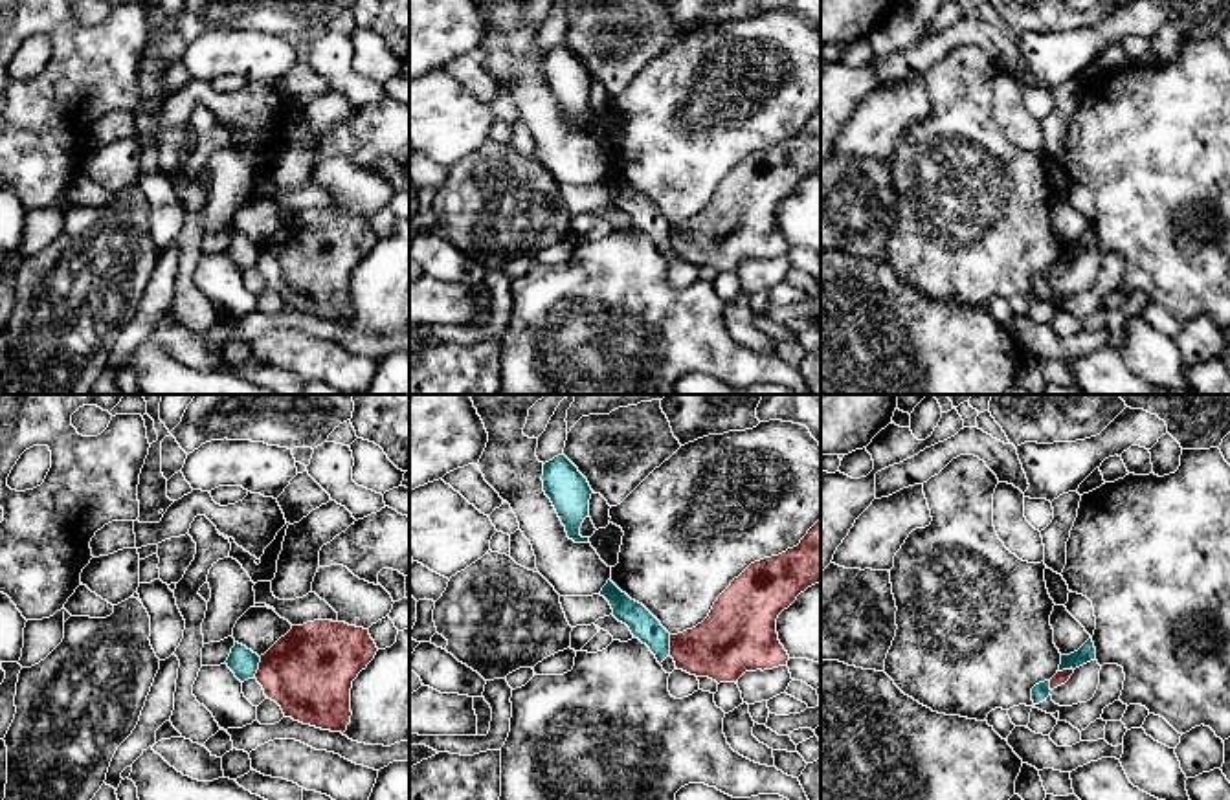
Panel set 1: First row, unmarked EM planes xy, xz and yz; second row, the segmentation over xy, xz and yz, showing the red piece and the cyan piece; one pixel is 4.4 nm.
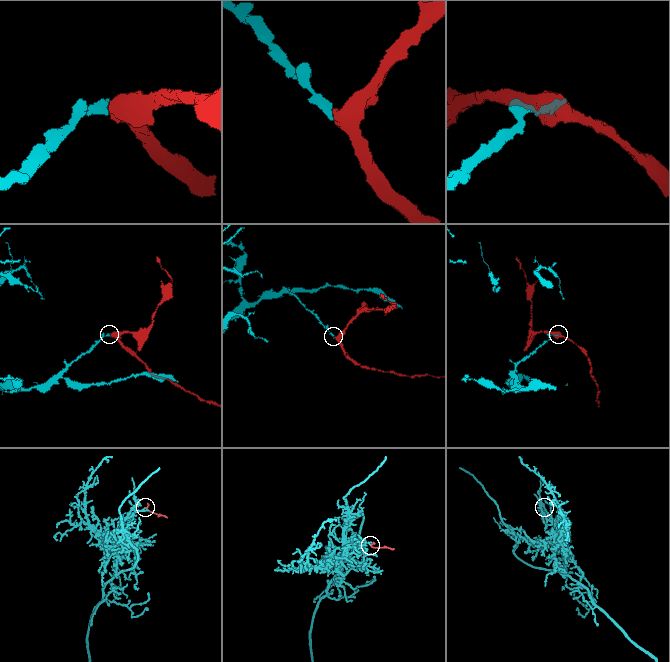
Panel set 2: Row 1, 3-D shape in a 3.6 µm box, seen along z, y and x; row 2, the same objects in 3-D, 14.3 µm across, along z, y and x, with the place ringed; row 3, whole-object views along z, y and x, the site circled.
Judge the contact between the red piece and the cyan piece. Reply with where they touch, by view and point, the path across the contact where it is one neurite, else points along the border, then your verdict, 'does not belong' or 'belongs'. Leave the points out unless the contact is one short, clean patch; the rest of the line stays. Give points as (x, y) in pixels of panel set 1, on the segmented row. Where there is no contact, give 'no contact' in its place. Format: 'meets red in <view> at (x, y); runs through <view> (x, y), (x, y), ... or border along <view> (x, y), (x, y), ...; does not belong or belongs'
meets red in xz at (670, 646); border along xz (669, 635), (670, 655); does not belong

